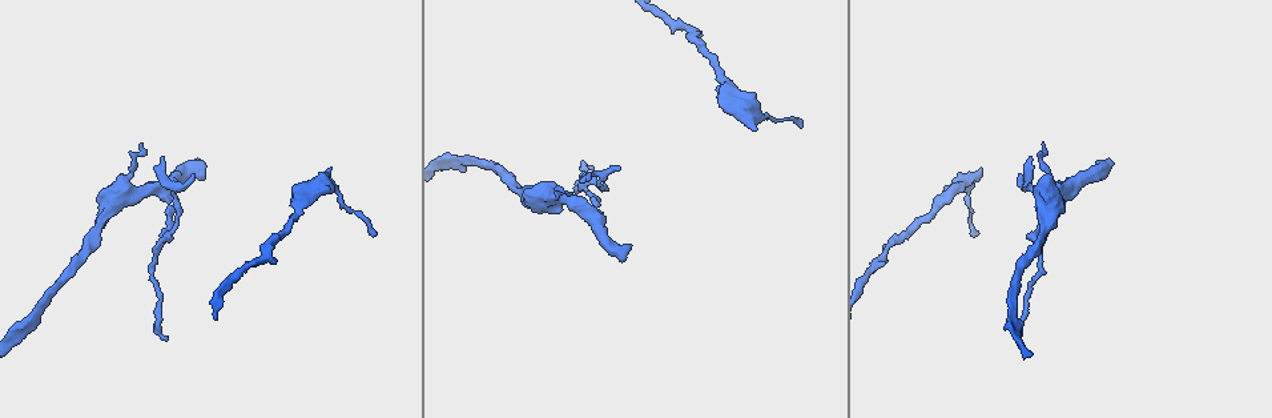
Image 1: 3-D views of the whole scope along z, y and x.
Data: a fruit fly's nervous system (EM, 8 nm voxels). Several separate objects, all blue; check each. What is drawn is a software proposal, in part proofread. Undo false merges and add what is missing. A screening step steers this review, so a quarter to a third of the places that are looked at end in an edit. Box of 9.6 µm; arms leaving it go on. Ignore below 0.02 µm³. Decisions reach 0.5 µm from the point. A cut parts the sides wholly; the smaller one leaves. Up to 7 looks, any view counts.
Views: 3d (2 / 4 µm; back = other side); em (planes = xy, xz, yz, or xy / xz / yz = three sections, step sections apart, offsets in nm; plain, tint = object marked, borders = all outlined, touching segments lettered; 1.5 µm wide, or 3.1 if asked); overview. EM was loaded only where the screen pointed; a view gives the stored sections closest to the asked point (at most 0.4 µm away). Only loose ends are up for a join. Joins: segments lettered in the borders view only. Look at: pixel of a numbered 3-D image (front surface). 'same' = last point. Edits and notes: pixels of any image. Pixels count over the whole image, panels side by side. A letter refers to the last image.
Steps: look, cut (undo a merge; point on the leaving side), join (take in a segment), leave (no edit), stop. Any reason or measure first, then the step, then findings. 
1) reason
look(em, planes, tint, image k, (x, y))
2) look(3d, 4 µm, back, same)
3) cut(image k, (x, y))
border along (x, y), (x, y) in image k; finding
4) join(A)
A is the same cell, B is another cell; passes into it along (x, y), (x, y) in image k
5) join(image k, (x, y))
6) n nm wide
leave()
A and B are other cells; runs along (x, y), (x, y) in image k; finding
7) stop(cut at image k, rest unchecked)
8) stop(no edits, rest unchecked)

tapers out
look(em, 3.1 µm, planes, tint, image 1, (800, 123))

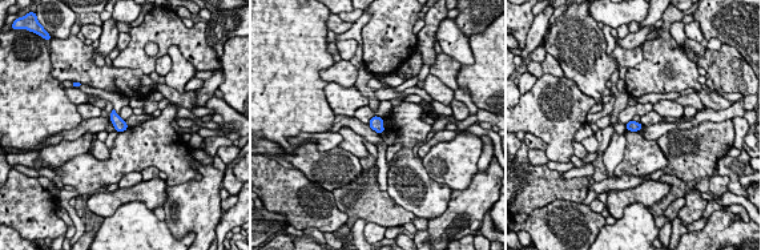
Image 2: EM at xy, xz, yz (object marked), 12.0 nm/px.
look(em, 3.1 µm, planes, borders, same)

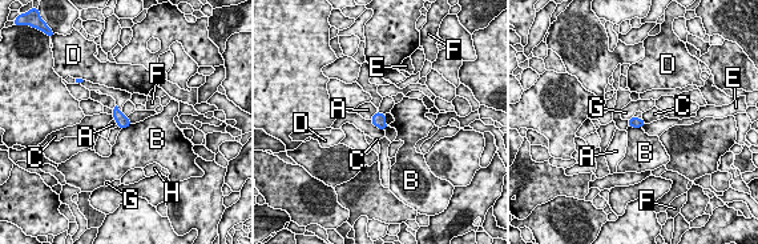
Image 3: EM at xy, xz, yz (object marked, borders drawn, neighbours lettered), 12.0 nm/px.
C touches over 220 nm
leave()
A, B, C, D, E, F, G and H are other cells; border along (633, 116), (628, 120) in image 3; none of them fits

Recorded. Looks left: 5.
a fork
look(em, yz, step 4, tint, image 1, (588, 193))

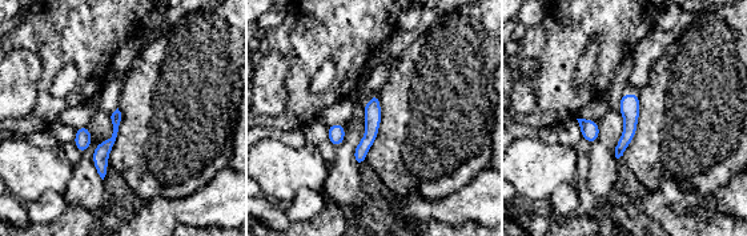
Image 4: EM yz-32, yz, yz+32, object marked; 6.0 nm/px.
look(em, planes, borders, same)

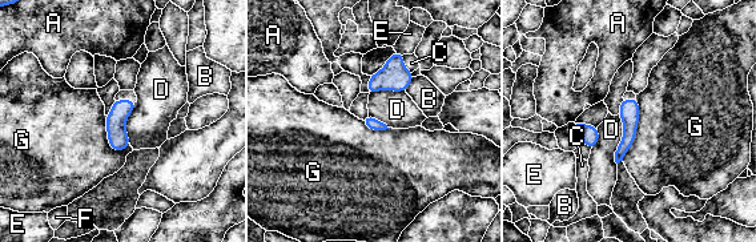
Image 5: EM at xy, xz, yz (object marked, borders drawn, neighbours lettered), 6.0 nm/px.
leave()
A, B, C, D, E, F and G are other cells; runs along (635, 103), (618, 157) in image 5; continuous, no second neuron

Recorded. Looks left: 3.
thin end
look(em, planes, plain, image 1, (1044, 144))

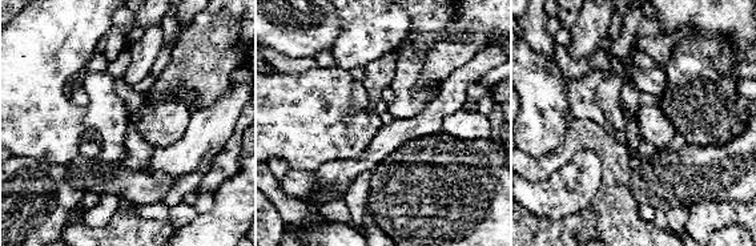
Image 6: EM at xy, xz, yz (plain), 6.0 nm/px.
what lies round it
look(em, planes, borders, same)

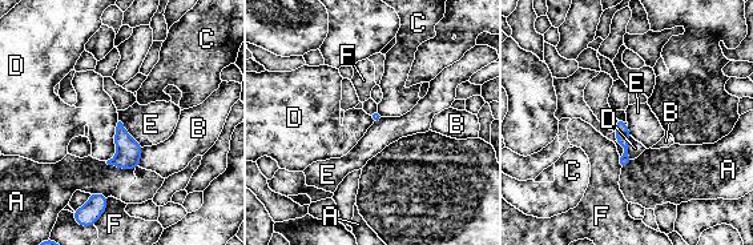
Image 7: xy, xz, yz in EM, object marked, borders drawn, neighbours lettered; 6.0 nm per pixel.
leave()
A, B, C, D, E and F are other cells; border along (119, 121), (115, 129), (116, 149) in image 7; none of them fits

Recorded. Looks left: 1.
stop(no edits, rest unchecked)

